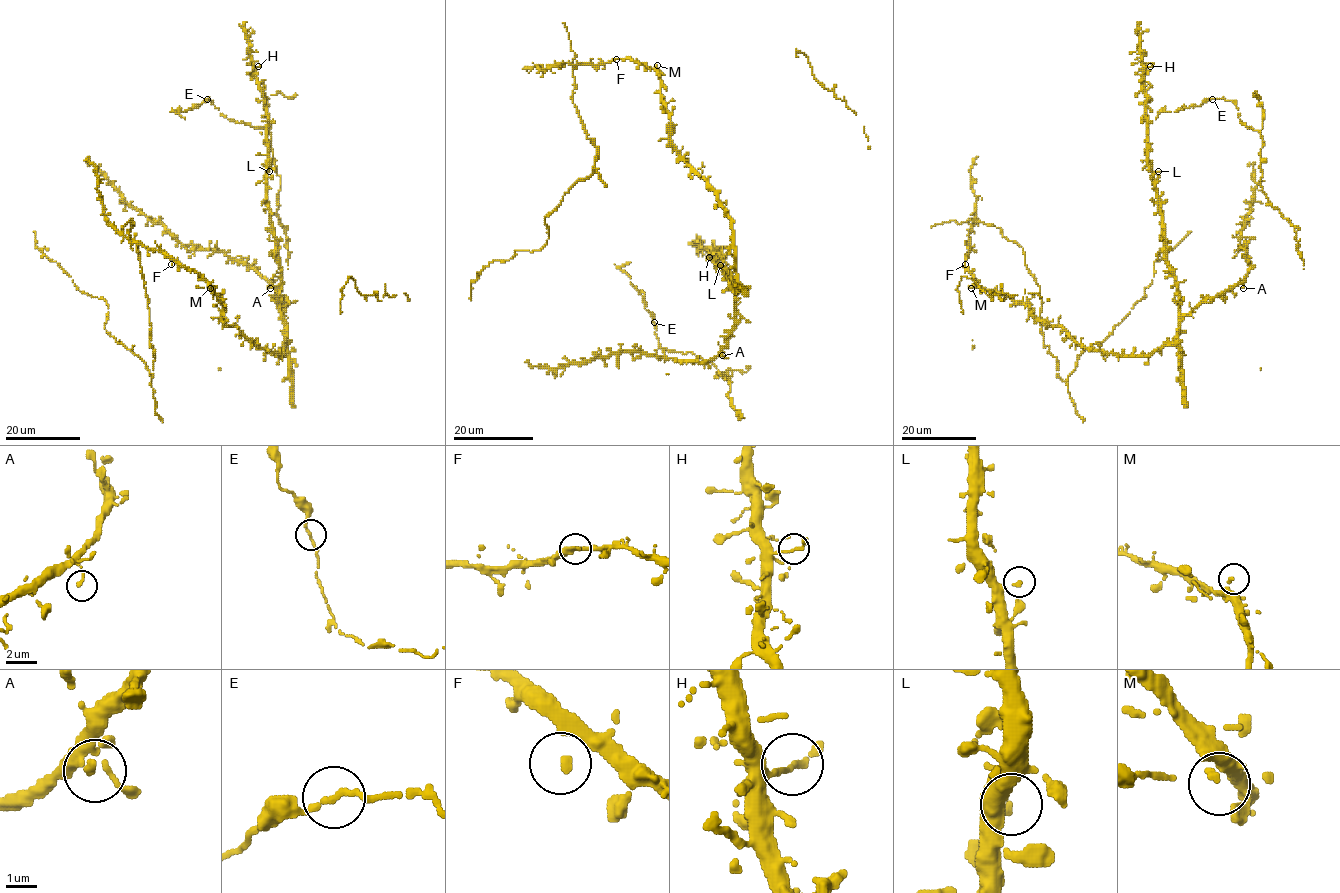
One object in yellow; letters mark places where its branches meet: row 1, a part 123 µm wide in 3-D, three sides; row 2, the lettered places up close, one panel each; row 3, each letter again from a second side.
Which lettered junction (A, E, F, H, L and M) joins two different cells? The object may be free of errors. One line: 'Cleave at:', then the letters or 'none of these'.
Cleave at: none of these

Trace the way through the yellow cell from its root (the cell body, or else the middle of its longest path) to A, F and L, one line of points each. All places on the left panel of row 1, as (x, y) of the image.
A: (222, 304), (225, 324), (235, 325), (261, 349), (283, 355), (283, 298), (269, 282), (270, 288)
F: (222, 304), (213, 289), (197, 273), (174, 261), (171, 264)
L: (222, 304), (225, 324), (235, 325), (261, 349), (283, 355), (281, 267), (267, 194), (269, 171)

